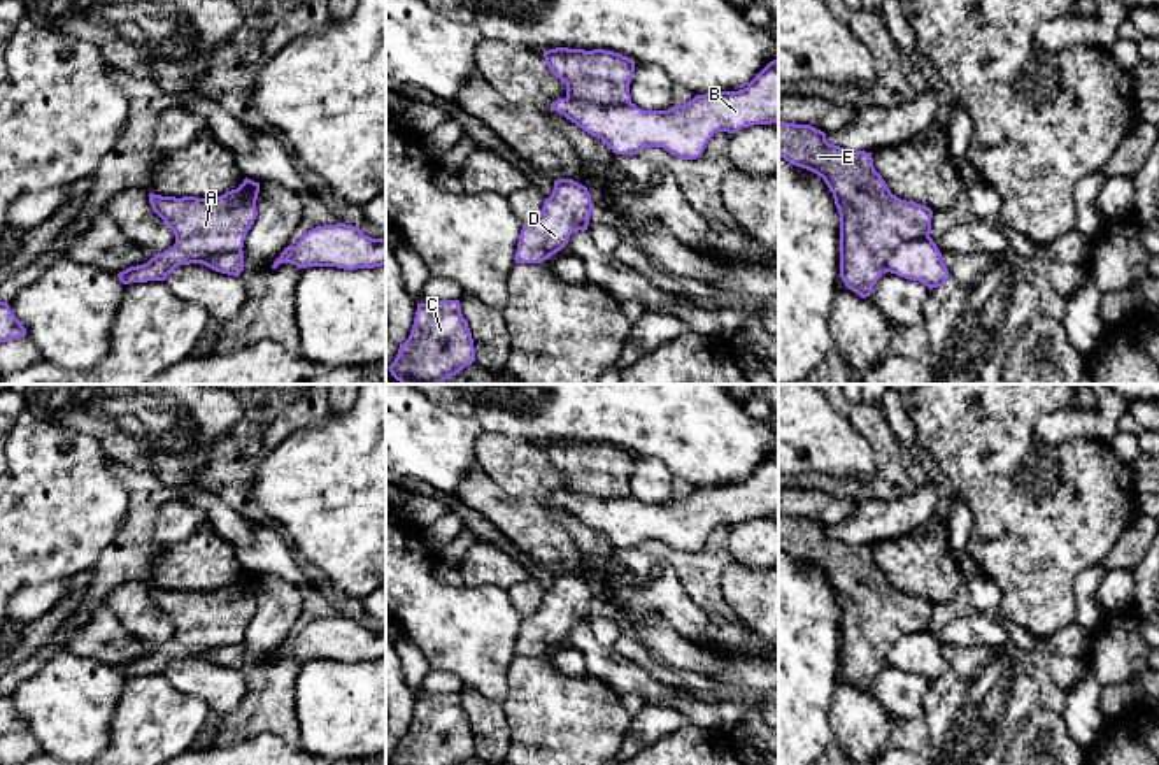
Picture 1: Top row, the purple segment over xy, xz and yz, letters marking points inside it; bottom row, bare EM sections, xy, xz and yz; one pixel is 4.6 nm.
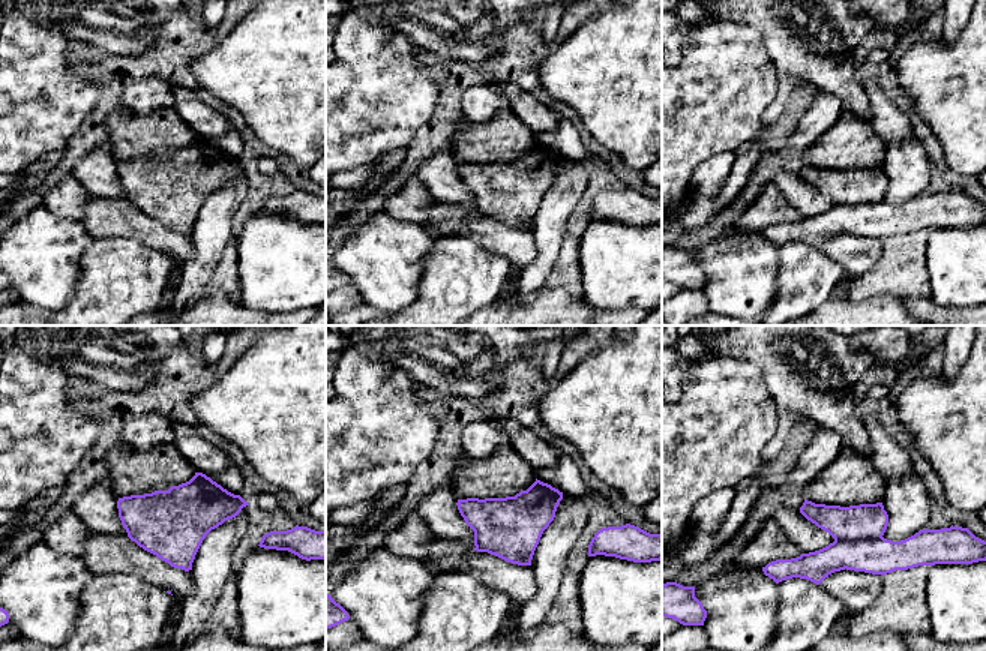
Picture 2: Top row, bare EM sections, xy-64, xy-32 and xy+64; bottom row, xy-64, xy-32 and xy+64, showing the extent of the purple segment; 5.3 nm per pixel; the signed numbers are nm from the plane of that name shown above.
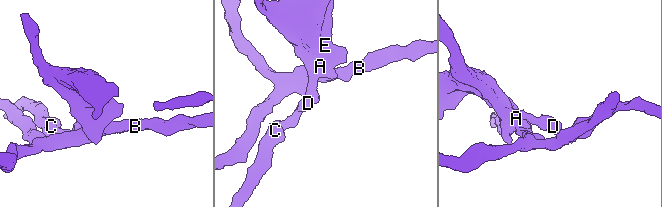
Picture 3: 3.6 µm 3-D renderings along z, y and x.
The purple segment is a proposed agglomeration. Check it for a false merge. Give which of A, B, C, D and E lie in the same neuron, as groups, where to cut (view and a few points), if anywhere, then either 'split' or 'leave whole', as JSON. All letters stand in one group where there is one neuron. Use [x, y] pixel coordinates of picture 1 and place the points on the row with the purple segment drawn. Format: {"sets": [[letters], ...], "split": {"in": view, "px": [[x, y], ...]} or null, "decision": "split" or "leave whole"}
{"sets": [["A", "C", "D", "E"], ["B"]], "split": {"in": "xy", "px": [[174, 244], [204, 258], [241, 250]]}, "decision": "split"}

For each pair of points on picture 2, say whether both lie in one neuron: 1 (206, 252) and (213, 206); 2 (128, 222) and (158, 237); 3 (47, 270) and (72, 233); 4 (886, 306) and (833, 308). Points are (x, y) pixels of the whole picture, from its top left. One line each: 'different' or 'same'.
1: same
2: same
3: same
4: same

